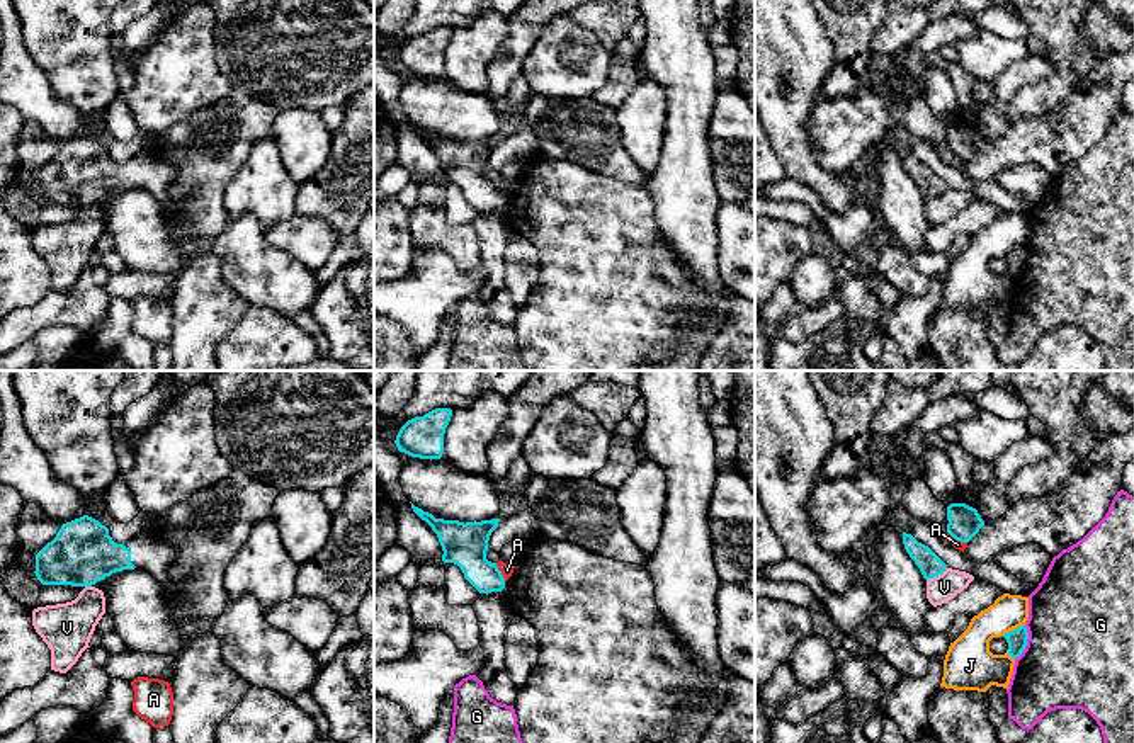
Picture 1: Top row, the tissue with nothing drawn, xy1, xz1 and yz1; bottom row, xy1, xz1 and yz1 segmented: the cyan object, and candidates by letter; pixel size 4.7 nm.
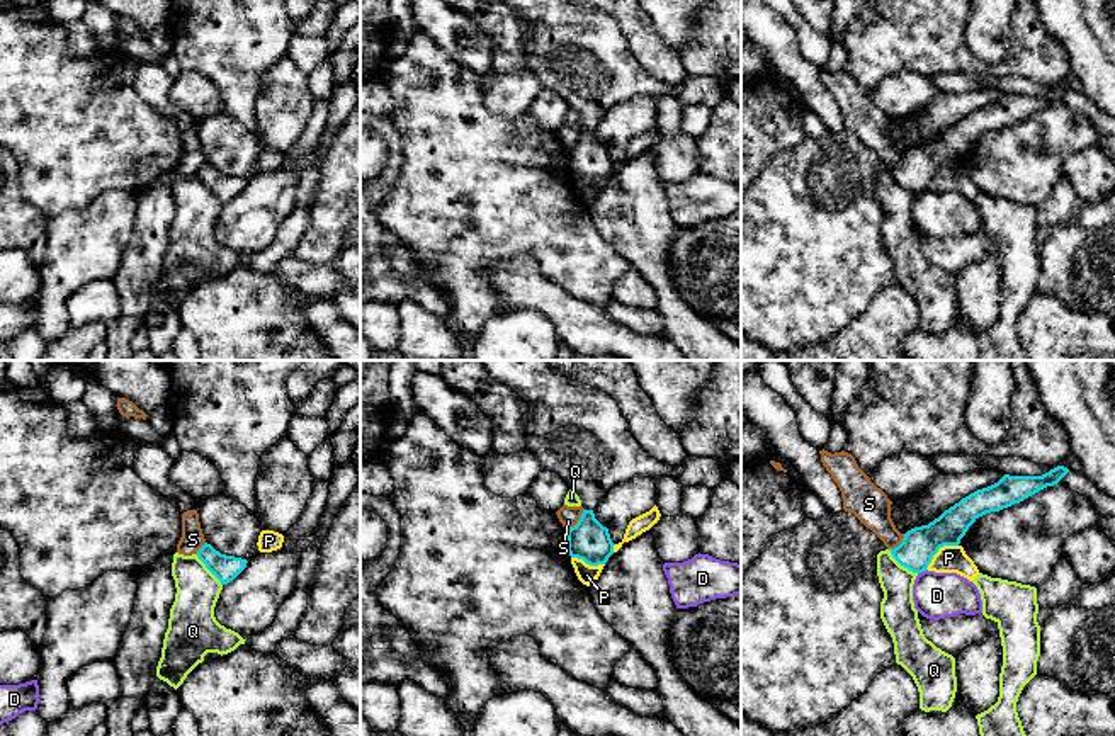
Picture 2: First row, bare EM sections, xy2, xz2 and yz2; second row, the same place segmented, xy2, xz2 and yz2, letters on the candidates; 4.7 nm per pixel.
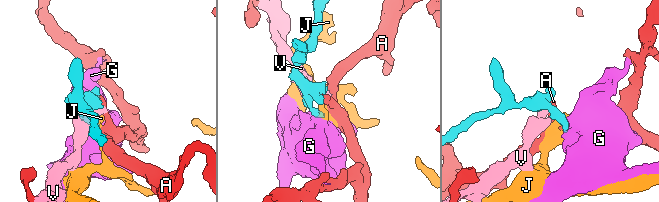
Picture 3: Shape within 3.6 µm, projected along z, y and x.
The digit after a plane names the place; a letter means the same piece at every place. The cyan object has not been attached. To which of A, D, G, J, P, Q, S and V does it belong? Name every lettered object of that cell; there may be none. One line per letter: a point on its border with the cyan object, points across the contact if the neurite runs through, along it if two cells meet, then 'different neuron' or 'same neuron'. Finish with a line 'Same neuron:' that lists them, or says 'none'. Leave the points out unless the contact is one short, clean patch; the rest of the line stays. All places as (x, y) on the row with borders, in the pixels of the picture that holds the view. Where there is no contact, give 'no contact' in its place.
A: contact yz1 (958, 539); border yz1 (947, 531), (956, 539), (966, 543); different neuron
D: contact yz2 (922, 571); different neuron
G: contact yz1 (1026, 643); border yz1 (1026, 626), (1026, 648), (1015, 658); different neuron
J: contact yz1 (1014, 629); border yz1 (1024, 624), (1002, 635); different neuron
P: contact yz2 (939, 548); border yz2 (957, 544), (944, 544), (925, 568); different neuron
Q: contact yz2 (901, 565); border yz2 (888, 549), (901, 565), (916, 573); different neuron
S: contact xz2 (578, 520); border xz2 (583, 509), (578, 520), (568, 531); different neuron
V: contact yz1 (937, 575); different neuron
Same neuron: none

